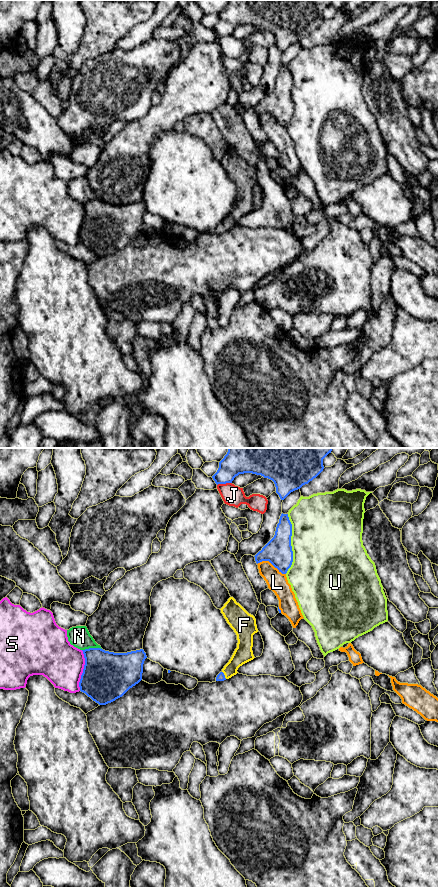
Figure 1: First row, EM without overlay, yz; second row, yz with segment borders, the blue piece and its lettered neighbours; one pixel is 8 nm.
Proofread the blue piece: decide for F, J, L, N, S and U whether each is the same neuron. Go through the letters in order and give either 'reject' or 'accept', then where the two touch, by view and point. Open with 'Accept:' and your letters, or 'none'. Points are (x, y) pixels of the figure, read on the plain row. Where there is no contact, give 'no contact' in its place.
Accept: F
F: accept; contact yz (224, 227)
J: reject; contact yz (224, 35)
L: reject; contact yz (271, 115)
N: reject; contact yz (91, 200)
S: reject; contact yz (83, 222)
U: reject; contact yz (290, 96)

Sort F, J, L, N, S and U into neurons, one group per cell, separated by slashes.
F / J / L / N / S / U

